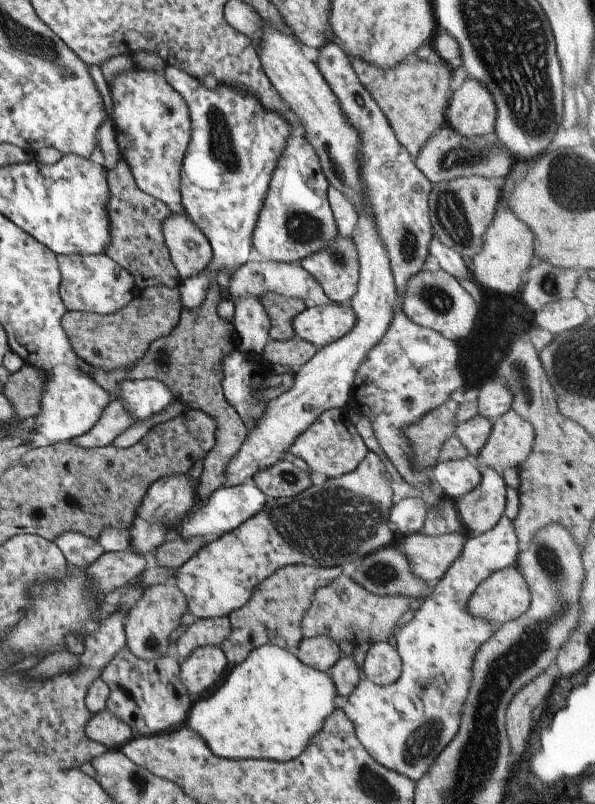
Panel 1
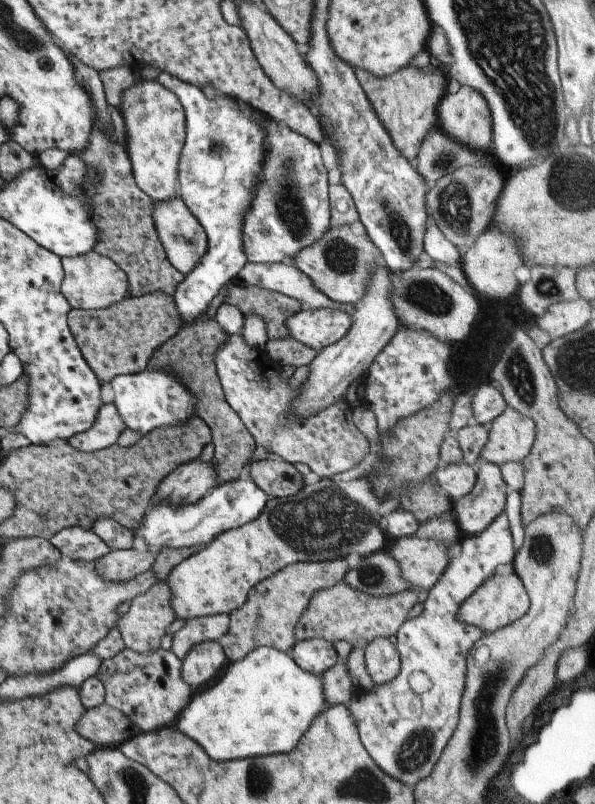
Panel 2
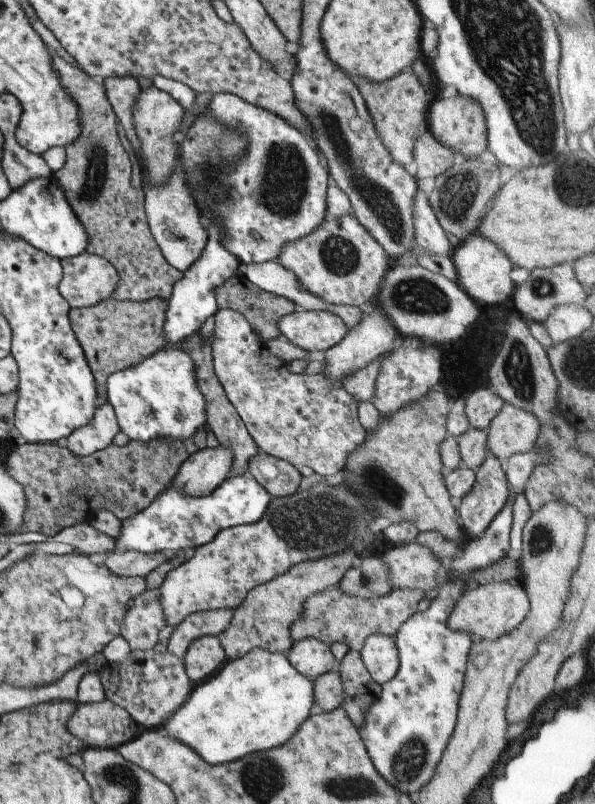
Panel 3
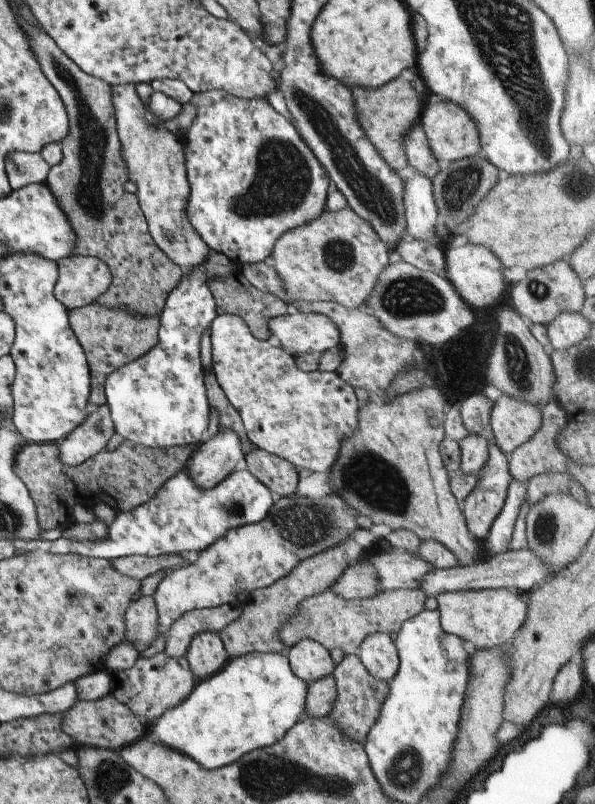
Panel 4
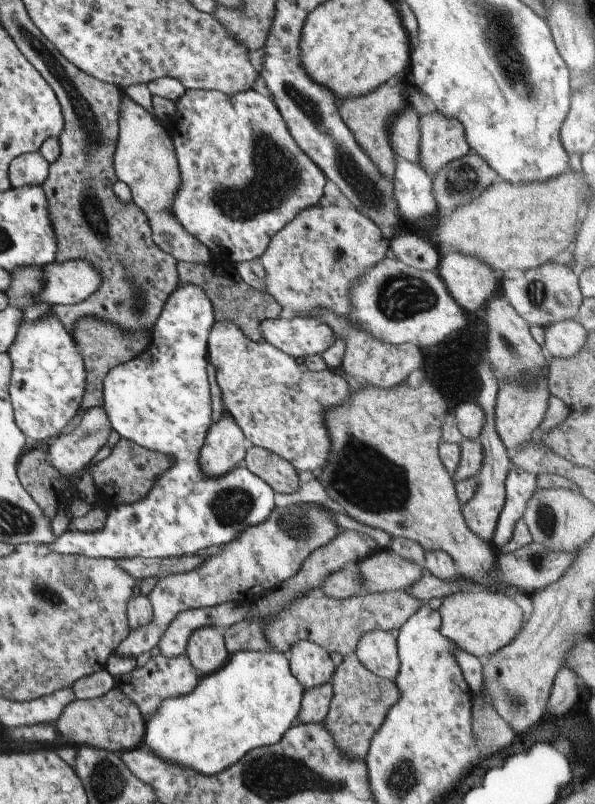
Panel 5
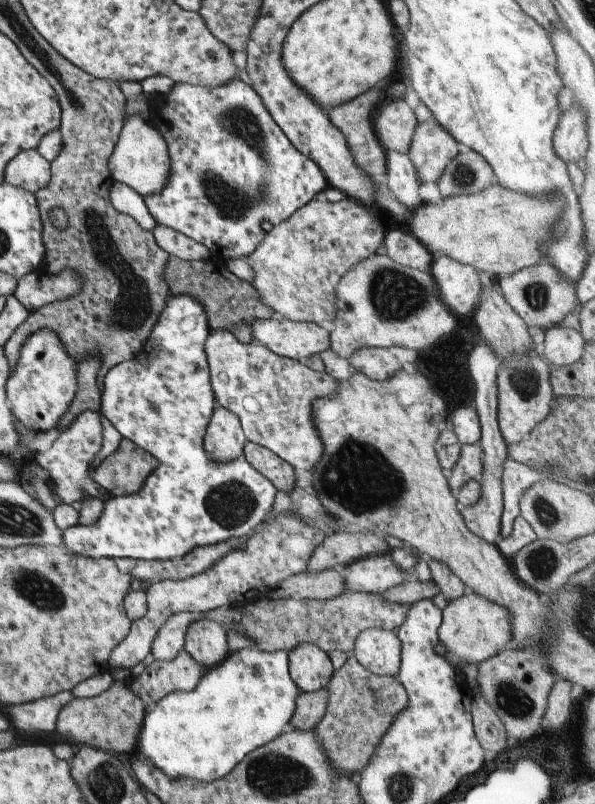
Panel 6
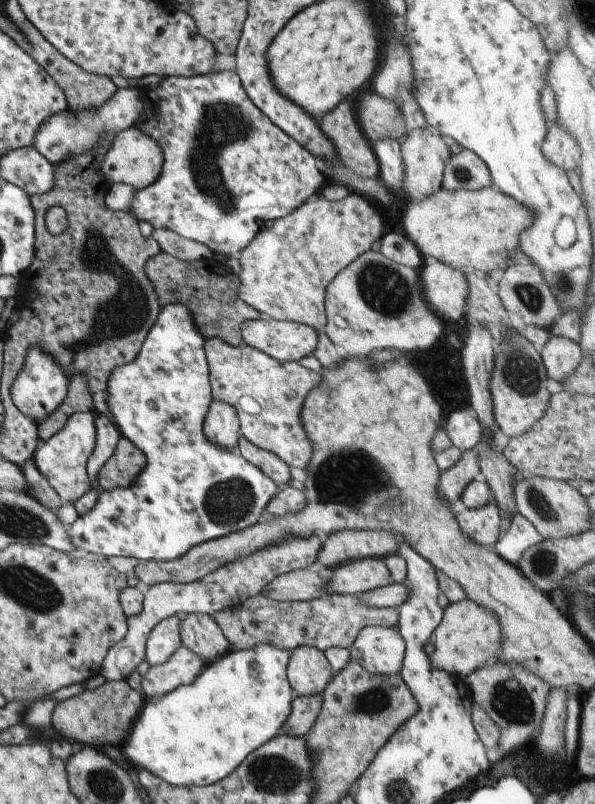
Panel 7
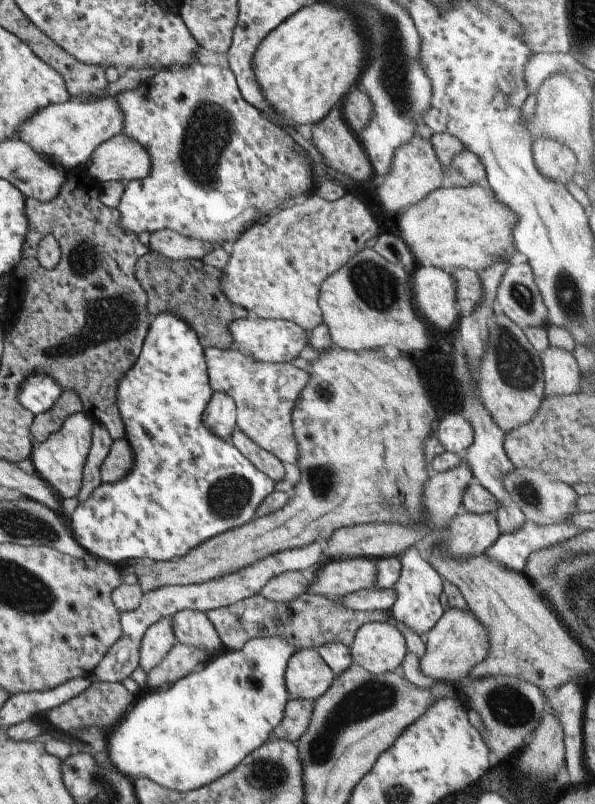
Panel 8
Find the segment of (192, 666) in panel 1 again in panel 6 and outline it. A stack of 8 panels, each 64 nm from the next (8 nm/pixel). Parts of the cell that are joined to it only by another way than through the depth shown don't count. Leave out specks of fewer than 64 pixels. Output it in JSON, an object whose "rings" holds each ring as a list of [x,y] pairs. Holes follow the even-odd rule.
{"rings":[[[197,618],[187,626],[183,649],[203,671],[220,664],[227,657],[229,651],[224,629],[207,618]]]}

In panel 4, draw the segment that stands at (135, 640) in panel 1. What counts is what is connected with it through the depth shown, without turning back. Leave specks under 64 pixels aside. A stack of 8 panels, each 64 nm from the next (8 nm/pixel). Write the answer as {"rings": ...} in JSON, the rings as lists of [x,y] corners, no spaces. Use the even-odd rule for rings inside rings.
{"rings":[[[140,595],[137,600],[129,603],[124,614],[124,640],[137,652],[140,653],[151,646],[158,630],[157,617],[156,604],[151,595]]]}

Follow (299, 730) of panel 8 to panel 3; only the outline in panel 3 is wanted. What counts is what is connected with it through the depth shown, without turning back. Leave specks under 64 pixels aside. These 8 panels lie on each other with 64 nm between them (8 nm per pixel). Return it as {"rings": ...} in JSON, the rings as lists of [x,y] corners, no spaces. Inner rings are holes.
{"rings":[[[337,668],[315,677],[313,682],[313,711],[329,712],[342,704],[346,694]]]}

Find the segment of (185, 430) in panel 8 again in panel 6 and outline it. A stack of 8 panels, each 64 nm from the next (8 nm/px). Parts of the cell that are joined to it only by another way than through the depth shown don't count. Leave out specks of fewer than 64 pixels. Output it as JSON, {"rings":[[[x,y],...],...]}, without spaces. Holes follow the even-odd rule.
{"rings":[[[187,294],[173,296],[166,300],[149,337],[135,358],[113,366],[105,374],[100,394],[100,414],[113,424],[122,438],[151,454],[153,460],[157,460],[157,466],[147,474],[139,492],[104,497],[101,516],[95,518],[95,522],[66,528],[61,542],[69,552],[93,559],[127,557],[136,560],[173,560],[186,556],[197,546],[246,538],[272,509],[276,491],[265,476],[261,476],[241,458],[229,462],[209,460],[209,454],[203,448],[205,428],[214,410],[204,350],[208,335],[207,314],[203,306]]]}

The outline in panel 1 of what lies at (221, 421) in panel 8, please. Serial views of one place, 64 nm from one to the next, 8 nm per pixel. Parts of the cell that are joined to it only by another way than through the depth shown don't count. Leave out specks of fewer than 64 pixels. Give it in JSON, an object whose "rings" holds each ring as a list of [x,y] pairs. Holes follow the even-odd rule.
{"rings":[[[187,473],[169,475],[151,483],[142,496],[127,530],[130,536],[130,550],[143,555],[149,550],[155,550],[163,542],[173,539],[174,527],[194,507],[194,486],[191,486]]]}

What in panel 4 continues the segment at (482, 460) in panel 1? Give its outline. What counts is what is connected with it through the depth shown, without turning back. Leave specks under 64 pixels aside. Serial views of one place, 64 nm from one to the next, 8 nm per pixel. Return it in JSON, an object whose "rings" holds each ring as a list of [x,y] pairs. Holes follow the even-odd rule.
{"rings":[[[501,395],[494,402],[490,412],[489,432],[497,448],[505,456],[527,443],[534,435],[540,427],[540,411],[538,407],[507,395]]]}

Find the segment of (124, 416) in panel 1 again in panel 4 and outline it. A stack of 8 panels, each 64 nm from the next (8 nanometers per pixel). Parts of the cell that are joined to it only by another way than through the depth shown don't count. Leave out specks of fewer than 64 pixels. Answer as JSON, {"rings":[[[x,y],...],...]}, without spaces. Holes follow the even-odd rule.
{"rings":[[[106,404],[99,405],[97,410],[93,410],[88,417],[76,426],[61,444],[56,444],[59,449],[58,459],[66,465],[75,466],[92,457],[96,452],[105,449],[107,440],[113,436],[114,426],[110,417],[110,412]]]}

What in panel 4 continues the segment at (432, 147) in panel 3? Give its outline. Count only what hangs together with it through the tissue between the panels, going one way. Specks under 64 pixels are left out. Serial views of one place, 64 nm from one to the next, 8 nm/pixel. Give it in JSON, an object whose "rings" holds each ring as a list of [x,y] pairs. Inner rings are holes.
{"rings":[[[417,121],[408,130],[404,151],[408,164],[413,166],[421,176],[428,179],[433,178],[434,174],[443,166],[443,164],[438,164],[438,160],[428,147],[428,140]]]}

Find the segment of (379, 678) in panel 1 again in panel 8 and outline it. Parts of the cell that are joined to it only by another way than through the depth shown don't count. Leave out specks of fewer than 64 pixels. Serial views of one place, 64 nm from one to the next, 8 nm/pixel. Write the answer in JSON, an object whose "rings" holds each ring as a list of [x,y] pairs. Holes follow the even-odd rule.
{"rings":[[[369,622],[359,626],[349,646],[352,663],[372,675],[392,671],[406,656],[403,636],[389,622]]]}

